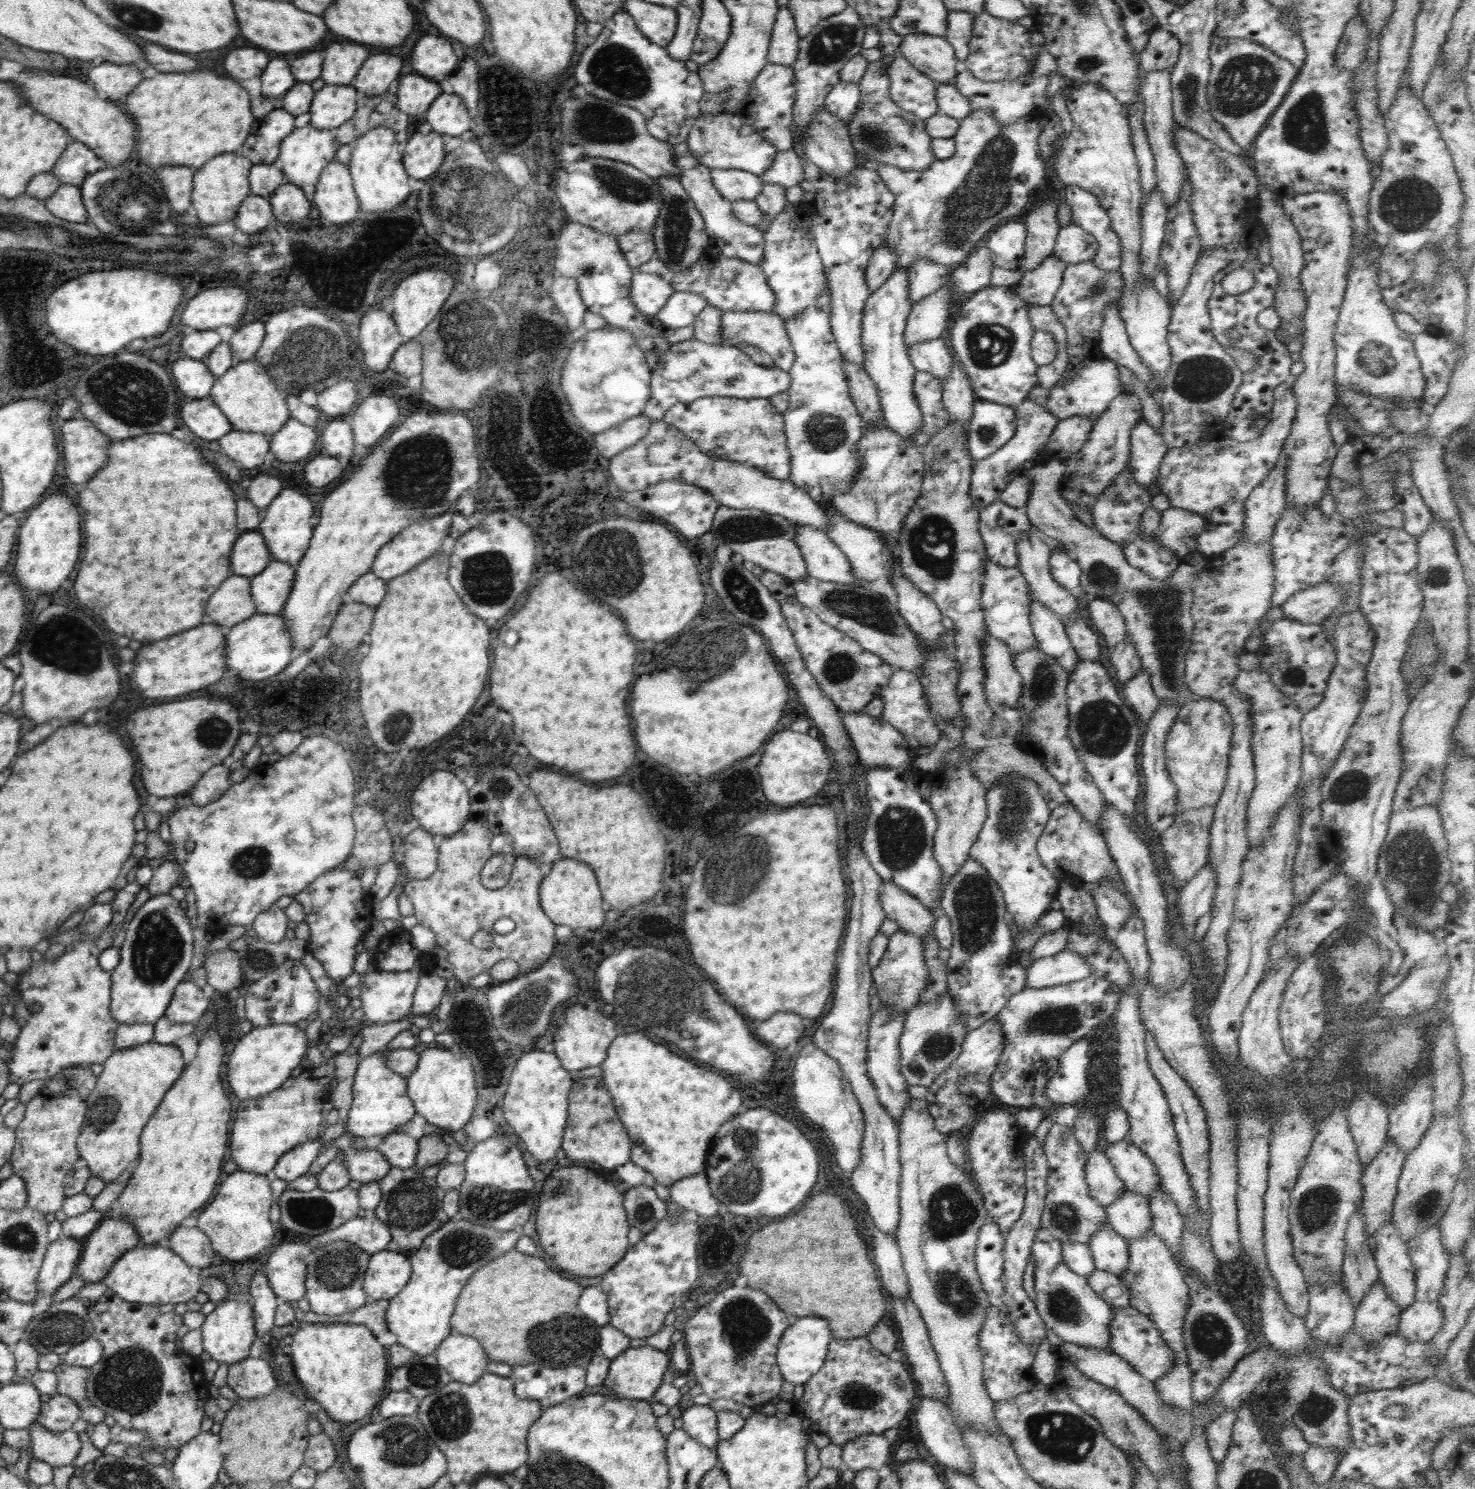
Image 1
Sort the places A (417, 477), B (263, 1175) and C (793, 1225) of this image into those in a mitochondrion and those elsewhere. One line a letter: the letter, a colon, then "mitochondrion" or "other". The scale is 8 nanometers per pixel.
A: mitochondrion
B: other
C: other

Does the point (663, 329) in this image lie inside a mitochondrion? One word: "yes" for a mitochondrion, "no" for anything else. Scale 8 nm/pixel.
no

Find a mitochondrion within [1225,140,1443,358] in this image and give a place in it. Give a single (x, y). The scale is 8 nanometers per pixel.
(1425, 263)

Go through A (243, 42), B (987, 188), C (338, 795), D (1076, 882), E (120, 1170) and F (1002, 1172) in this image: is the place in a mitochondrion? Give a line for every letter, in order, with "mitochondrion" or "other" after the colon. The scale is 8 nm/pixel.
A: other
B: mitochondrion
C: other
D: other
E: other
F: other

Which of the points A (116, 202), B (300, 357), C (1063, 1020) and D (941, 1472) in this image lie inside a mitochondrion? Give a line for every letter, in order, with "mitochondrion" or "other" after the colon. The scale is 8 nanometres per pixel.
A: mitochondrion
B: mitochondrion
C: mitochondrion
D: other

